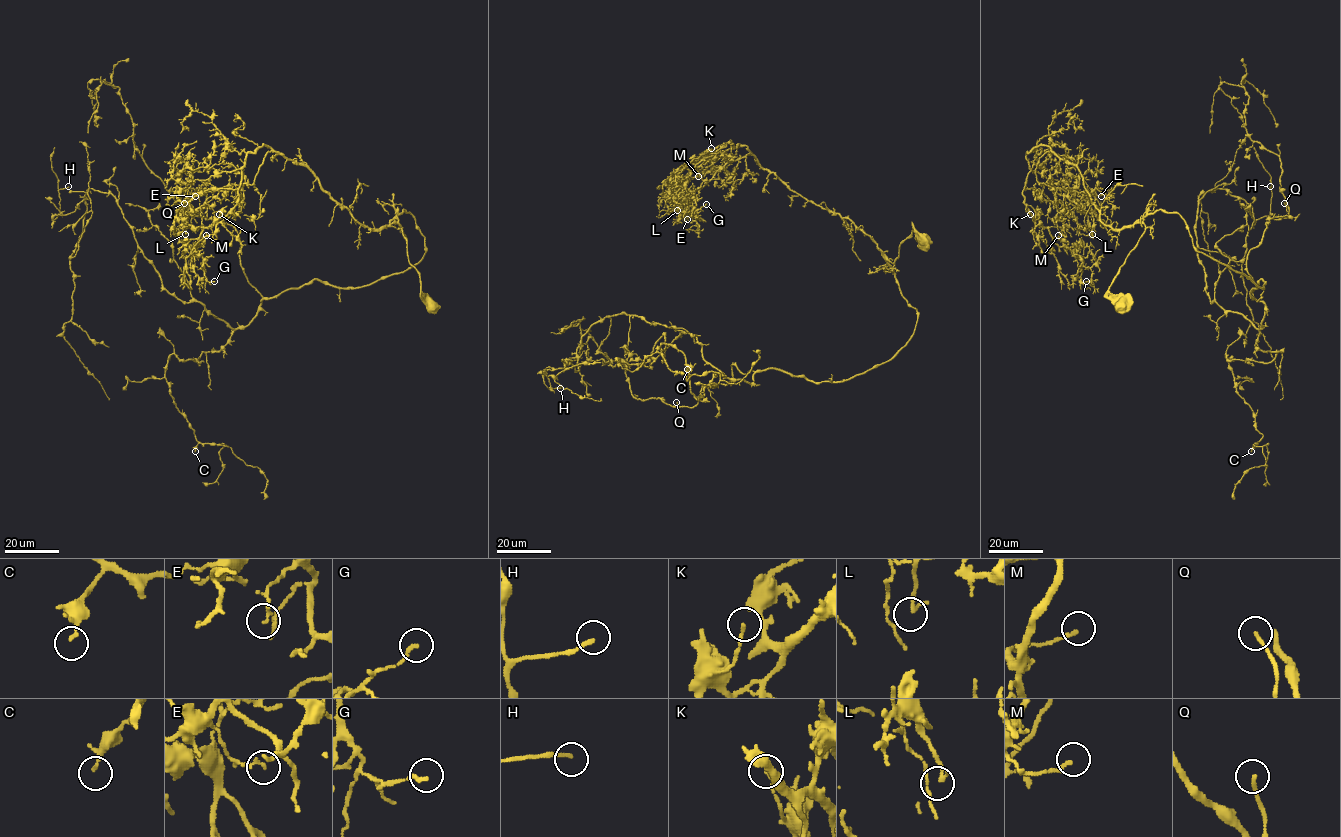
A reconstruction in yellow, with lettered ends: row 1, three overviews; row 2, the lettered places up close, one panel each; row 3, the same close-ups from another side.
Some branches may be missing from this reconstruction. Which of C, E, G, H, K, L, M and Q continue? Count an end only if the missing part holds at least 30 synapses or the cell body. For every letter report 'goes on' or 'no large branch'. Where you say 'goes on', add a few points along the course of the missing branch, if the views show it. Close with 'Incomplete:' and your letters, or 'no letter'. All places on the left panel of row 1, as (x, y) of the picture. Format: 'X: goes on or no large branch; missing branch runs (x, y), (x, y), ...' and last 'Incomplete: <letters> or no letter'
C: no large branch
E: no large branch
G: no large branch
H: no large branch
K: no large branch
L: no large branch
M: no large branch
Q: goes on; missing branch runs (184, 203), (180, 184), (165, 164)
Incomplete: Q

